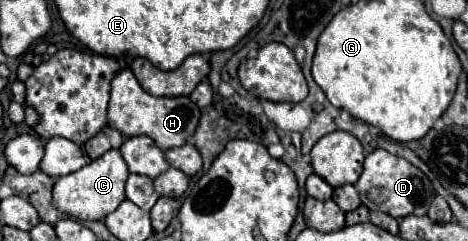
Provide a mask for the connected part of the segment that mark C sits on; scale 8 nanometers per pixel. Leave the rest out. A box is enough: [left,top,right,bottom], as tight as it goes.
[53,149,129,219]

